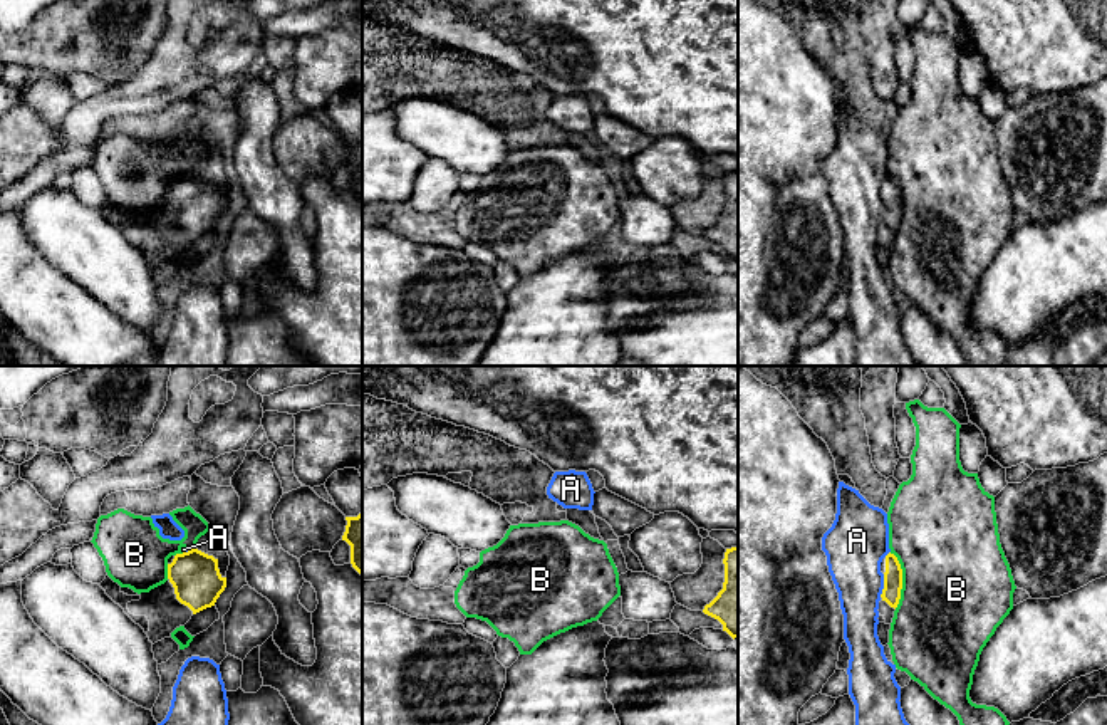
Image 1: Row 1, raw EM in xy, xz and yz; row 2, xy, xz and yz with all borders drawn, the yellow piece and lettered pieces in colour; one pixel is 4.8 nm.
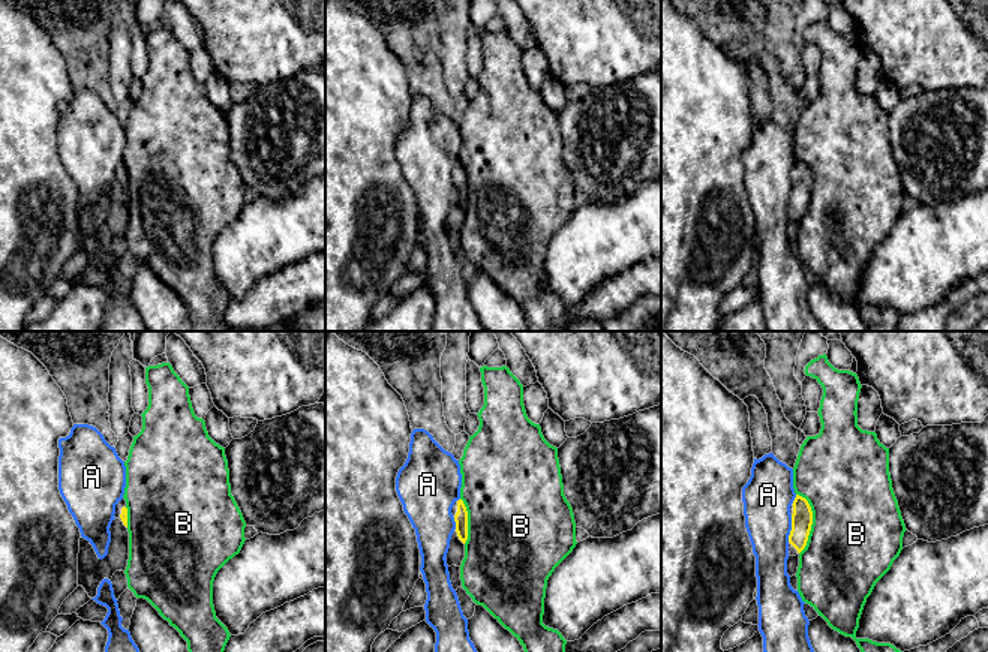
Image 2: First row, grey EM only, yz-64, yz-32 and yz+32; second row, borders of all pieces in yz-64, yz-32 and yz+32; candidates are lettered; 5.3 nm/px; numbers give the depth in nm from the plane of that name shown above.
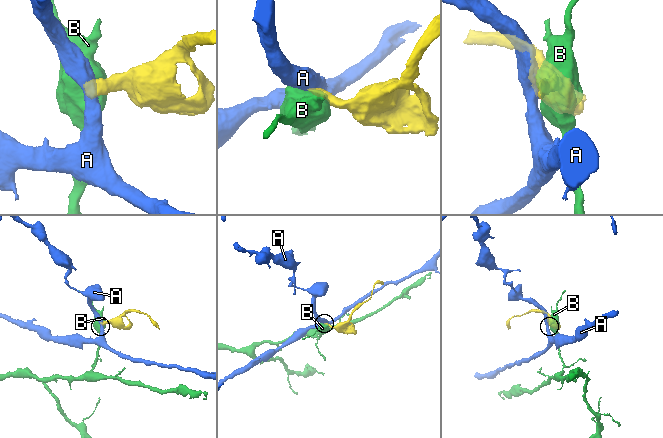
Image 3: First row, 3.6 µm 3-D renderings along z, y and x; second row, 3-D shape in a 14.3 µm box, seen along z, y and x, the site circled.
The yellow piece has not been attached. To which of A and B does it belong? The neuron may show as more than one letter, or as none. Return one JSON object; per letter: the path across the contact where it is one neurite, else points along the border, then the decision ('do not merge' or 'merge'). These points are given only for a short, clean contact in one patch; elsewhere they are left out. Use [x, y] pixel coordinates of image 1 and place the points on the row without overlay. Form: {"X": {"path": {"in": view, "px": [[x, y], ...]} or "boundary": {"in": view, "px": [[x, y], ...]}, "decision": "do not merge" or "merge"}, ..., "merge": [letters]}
{"A": {"decision": "do not merge"}, "B": {"boundary": {"in": "yz", "px": [[889, 177], [896, 182], [901, 193], [901, 222], [894, 232]]}, "decision": "do not merge"}, "merge": []}

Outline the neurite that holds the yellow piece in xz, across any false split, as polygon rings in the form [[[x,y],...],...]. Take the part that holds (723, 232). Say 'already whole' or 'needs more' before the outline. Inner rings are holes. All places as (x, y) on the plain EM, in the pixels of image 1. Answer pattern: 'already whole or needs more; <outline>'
already whole; [[[738,170],[725,176],[725,206],[703,237],[718,243],[733,263],[738,262]]]

